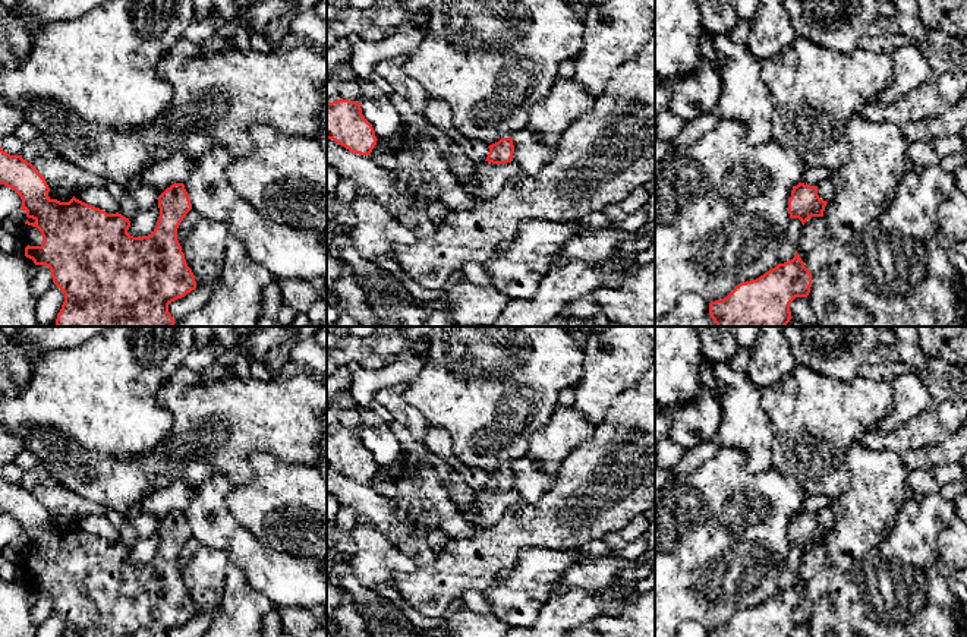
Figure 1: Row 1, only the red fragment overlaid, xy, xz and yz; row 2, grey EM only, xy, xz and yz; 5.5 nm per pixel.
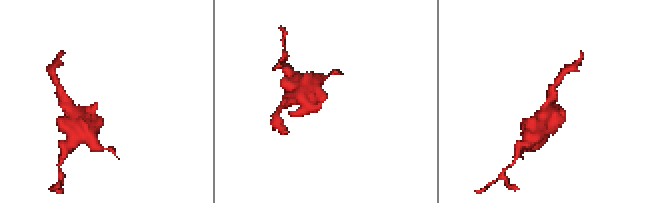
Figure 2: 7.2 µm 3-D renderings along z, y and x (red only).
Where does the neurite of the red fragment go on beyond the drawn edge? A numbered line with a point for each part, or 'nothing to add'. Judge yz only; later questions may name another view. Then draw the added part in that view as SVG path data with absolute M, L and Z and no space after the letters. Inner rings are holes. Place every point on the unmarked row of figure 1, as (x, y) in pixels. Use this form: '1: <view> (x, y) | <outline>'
nothing to add

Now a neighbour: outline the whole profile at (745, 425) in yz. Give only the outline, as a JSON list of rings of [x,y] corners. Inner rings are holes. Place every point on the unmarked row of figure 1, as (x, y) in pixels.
[[[727,362],[714,363],[714,376],[725,388],[722,419],[716,432],[719,447],[744,451],[747,473],[768,472],[777,464],[775,429],[762,406],[760,388],[747,372],[734,370]]]

